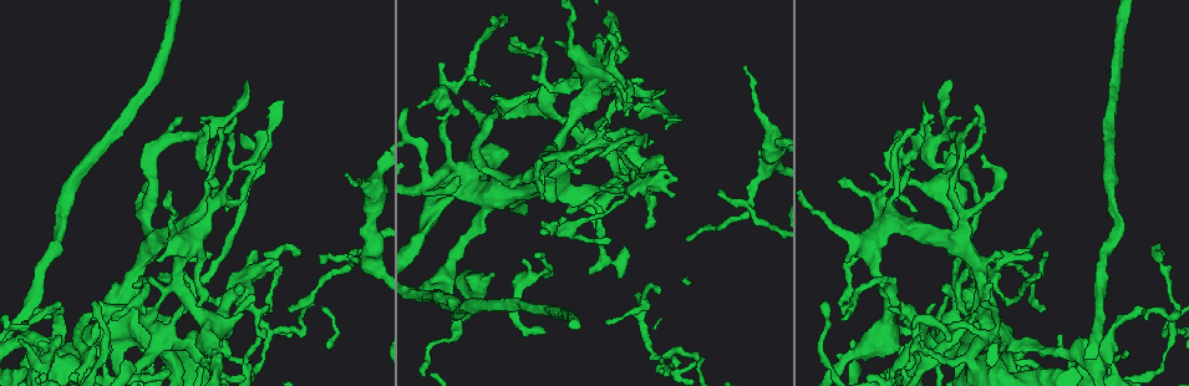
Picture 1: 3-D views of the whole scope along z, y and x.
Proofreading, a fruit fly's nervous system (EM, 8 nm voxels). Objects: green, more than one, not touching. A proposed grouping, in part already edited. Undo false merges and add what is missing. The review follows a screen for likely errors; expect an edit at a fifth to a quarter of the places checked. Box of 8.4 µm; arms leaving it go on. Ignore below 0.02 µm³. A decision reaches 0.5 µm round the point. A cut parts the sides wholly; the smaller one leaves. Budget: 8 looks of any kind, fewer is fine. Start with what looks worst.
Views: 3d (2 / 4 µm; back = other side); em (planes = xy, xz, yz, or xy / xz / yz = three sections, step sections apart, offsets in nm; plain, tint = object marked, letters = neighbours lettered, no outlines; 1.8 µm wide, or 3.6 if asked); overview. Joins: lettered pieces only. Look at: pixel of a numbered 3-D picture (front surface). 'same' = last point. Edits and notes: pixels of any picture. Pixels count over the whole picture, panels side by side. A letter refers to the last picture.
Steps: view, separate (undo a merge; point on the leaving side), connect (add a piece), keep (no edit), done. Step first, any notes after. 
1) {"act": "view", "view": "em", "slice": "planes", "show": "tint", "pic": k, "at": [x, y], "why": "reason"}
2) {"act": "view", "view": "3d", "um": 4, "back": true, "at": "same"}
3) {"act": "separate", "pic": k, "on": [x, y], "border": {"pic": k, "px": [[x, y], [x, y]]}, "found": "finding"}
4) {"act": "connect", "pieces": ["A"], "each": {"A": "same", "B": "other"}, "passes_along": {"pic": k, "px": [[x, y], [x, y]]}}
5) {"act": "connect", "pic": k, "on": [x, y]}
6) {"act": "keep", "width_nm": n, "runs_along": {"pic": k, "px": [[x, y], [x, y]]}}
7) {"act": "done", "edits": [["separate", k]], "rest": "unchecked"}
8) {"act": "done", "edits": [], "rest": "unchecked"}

{"act": "view", "view": "em", "slice": "planes", "show": "tint", "pic": 1, "at": [646, 97], "why": "touches itself"}

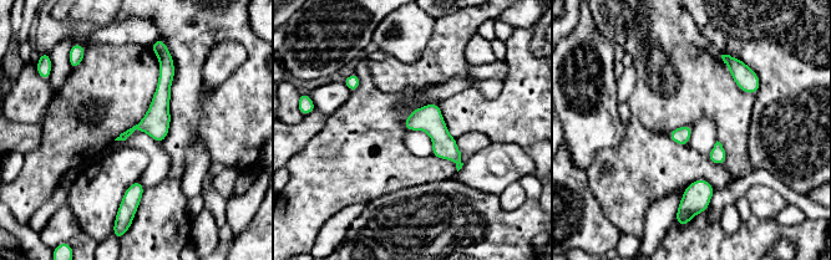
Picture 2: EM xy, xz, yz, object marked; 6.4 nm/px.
{"act": "view", "view": "em", "slice": "planes", "show": "letters", "at": "same"}

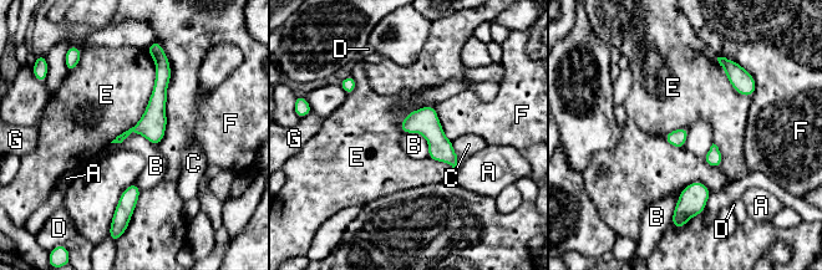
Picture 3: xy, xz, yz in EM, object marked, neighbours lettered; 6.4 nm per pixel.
{"act": "keep", "each": {"A": "other", "B": "other", "C": "other", "D": "other", "E": "other", "F": "other", "G": "other"}, "runs_along": {"pic": 3, "px": [[158, 64], [156, 111], [118, 139]]}, "found": "one neuron here"}

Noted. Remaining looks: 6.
{"act": "view", "view": "em", "slice": "planes", "show": "letters", "pic": 1, "at": [495, 177], "why": "sharp bend"}

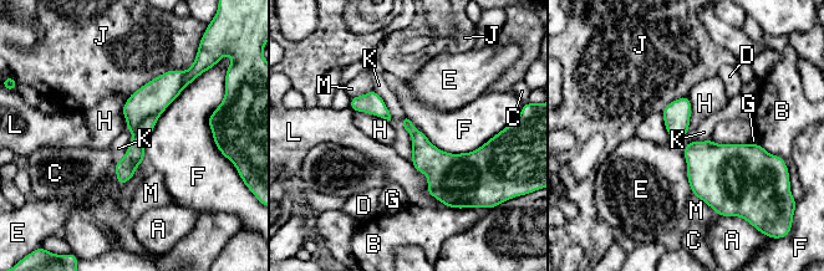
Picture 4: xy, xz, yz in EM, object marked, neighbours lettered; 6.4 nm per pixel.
{"act": "separate", "pic": 4, "on": [117, 170], "each": {"A": "other", "B": "other", "C": "other", "D": "other", "E": "other", "F": "other", "G": "other", "H": "other", "J": "other", "K": "other", "L": "other", "M": "other"}, "found": "two neurons meet here"}

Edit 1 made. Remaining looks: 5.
{"act": "view", "view": "3d", "um": 4, "back": true, "pic": 1, "at": [1166, 356], "why": "thin neck"}

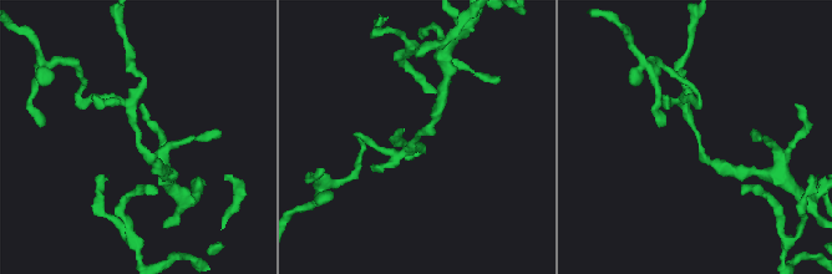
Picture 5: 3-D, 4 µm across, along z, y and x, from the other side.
{"act": "view", "view": "em", "slice": "planes", "show": "plain", "pic": 5, "at": [420, 133], "arm_widths_nm": [170, 170], "why": "shape alone is not enough"}

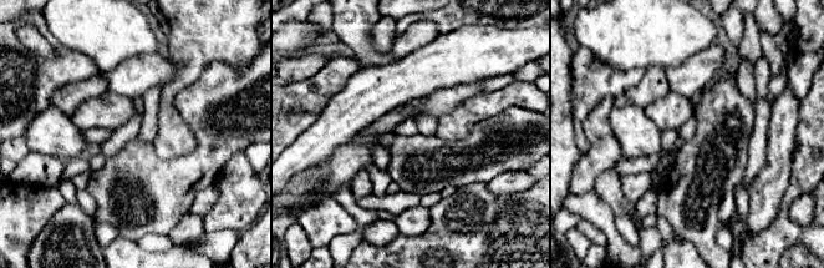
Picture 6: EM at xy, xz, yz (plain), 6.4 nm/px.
{"act": "view", "view": "em", "slice": "planes", "show": "letters", "at": "same", "why": "see the neighbours"}

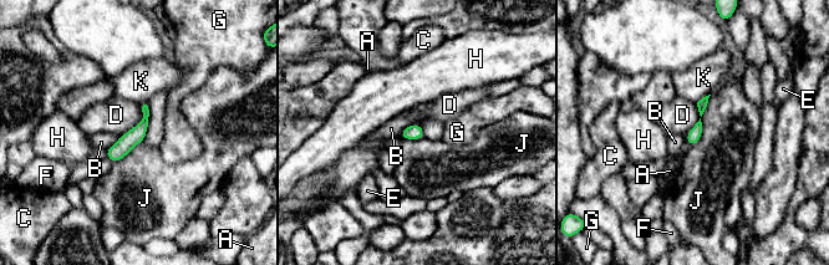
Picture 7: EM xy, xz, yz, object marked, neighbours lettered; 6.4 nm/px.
{"act": "keep", "each": {"A": "other", "B": "other", "C": "other", "D": "other", "E": "other", "F": "other", "G": "other", "H": "other", "J": "other", "K": "other"}, "border": {"pic": 7, "px": [[711, 95], [692, 147]]}, "found": "one neuron here"}

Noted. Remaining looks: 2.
{"act": "done", "edits": [["separate", 4]], "rest": "unchecked"}

